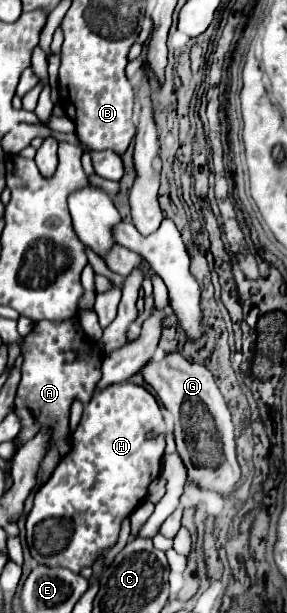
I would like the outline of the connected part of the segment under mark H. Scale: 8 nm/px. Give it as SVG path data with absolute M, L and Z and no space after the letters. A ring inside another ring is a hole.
M124 382L94 394L84 408L78 430L72 434L72 450L64 456L64 460L60 460L50 480L40 486L34 496L34 506L26 518L30 554L36 564L80 572L82 568L92 566L106 550L110 550L118 542L122 520L146 500L150 482L158 478L164 446L166 424L156 398L146 388ZM148 432L154 432L156 436L148 438Z

